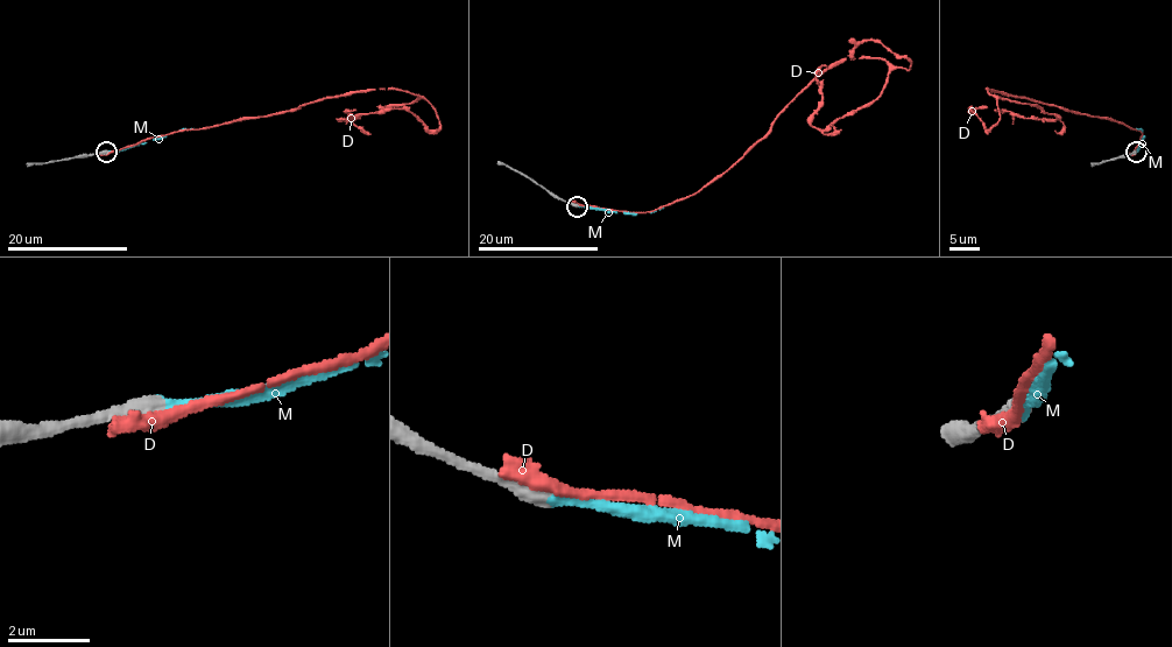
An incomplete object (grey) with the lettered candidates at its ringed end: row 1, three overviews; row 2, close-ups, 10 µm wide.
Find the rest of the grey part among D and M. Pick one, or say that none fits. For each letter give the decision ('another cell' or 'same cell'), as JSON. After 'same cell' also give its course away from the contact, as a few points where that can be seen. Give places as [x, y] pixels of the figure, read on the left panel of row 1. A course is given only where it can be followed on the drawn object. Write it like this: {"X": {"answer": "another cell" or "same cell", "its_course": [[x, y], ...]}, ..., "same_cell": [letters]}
{"D": {"answer": "another cell"}, "M": {"answer": "same cell", "its_course": [[105, 153], [192, 128]]}, "same_cell": ["M"]}

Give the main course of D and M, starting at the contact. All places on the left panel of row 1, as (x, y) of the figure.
D: (104, 153), (347, 93), (397, 88), (418, 97), (340, 119), (351, 118), (346, 111), (357, 111)
M: (105, 153), (192, 128)

